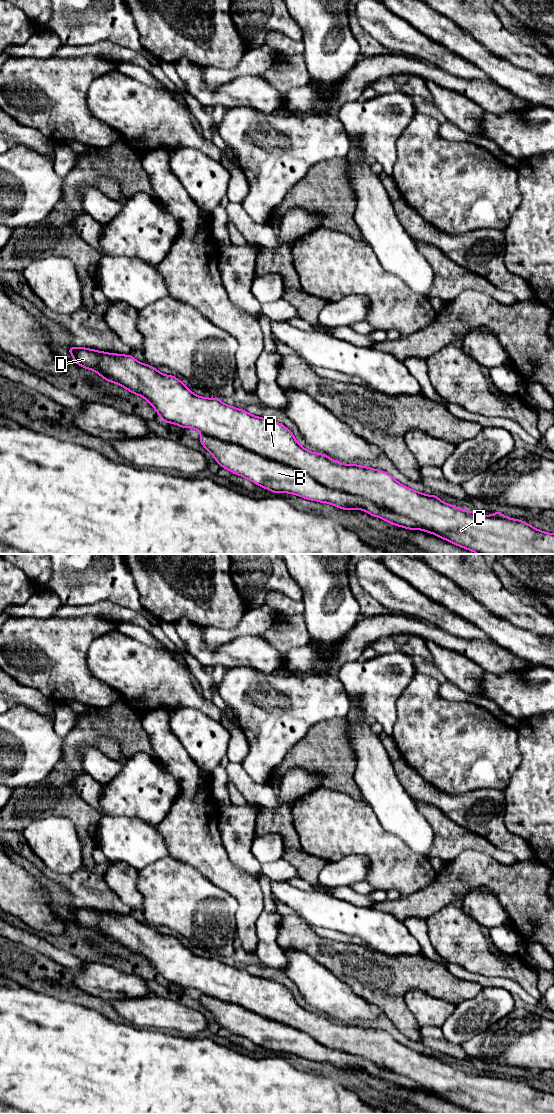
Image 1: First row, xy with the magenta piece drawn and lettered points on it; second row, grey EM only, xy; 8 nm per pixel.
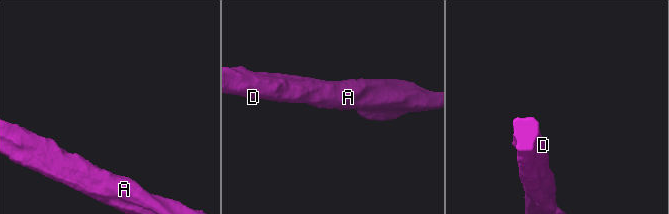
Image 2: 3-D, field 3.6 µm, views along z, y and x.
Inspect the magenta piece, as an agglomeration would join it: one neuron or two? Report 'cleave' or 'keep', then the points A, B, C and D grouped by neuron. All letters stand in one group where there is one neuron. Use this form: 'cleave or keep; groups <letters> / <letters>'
keep; groups A B C D

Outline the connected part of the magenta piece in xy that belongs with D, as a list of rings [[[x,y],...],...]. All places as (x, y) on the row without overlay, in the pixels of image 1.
[[[69,907],[68,910],[76,924],[145,958],[163,982],[198,990],[202,994],[200,1003],[221,1027],[275,1054],[290,1053],[343,1070],[360,1069],[395,1086],[423,1090],[477,1114],[554,1114],[552,1093],[506,1077],[499,1070],[493,1075],[462,1070],[441,1061],[436,1055],[408,1048],[384,1031],[343,1024],[325,1014],[306,1010],[281,983],[226,965],[219,958],[198,956],[175,936],[162,934],[156,928],[138,922],[132,915],[83,907]]]

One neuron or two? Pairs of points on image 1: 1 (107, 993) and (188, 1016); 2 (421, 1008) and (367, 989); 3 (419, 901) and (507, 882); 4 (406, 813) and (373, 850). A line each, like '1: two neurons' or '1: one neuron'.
1: one neuron
2: two neurons
3: one neuron
4: two neurons

